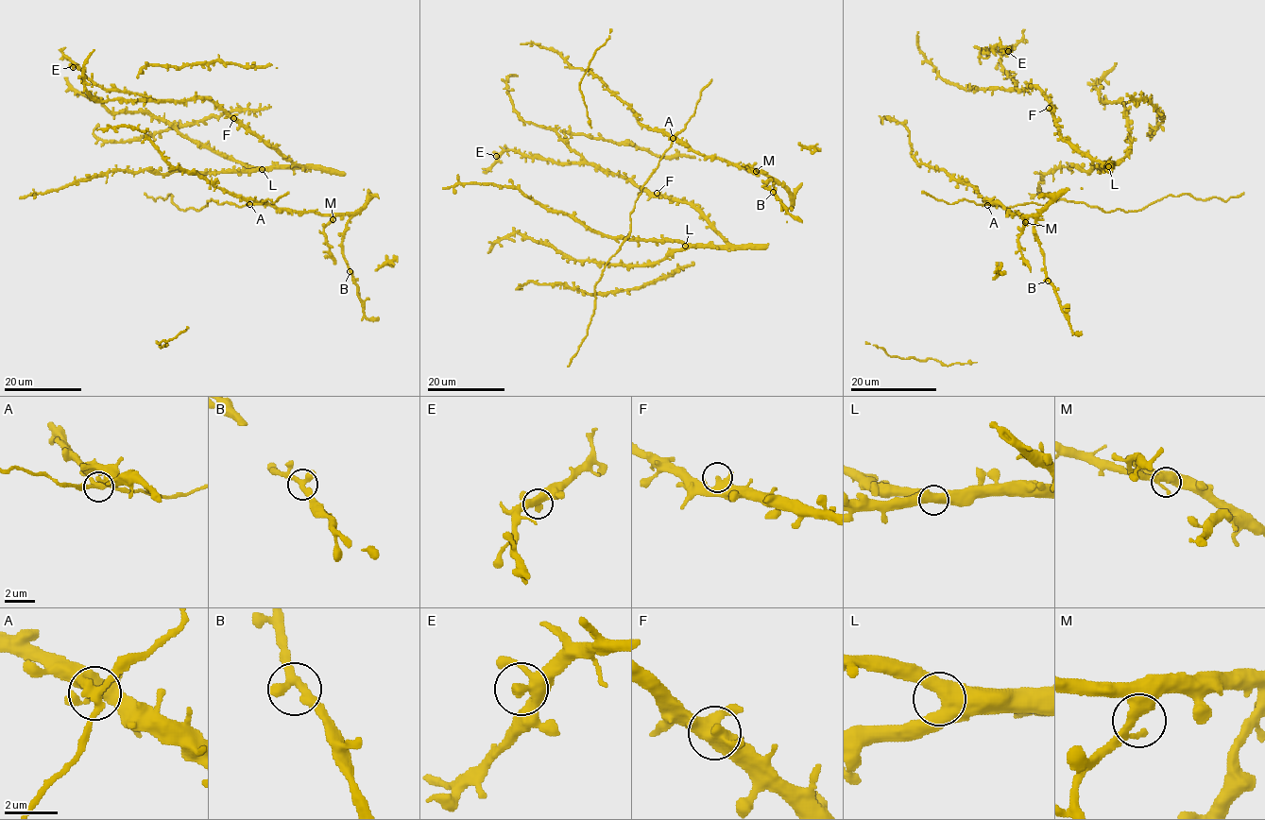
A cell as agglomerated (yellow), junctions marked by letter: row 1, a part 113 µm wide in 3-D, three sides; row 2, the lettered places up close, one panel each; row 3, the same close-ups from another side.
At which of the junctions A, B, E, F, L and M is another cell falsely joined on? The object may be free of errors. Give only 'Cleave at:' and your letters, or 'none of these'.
Cleave at: A

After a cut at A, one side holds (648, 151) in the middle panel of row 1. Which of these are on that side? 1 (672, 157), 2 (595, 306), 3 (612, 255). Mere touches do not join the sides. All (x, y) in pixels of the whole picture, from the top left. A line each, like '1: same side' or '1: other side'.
1: same side
2: other side
3: other side

